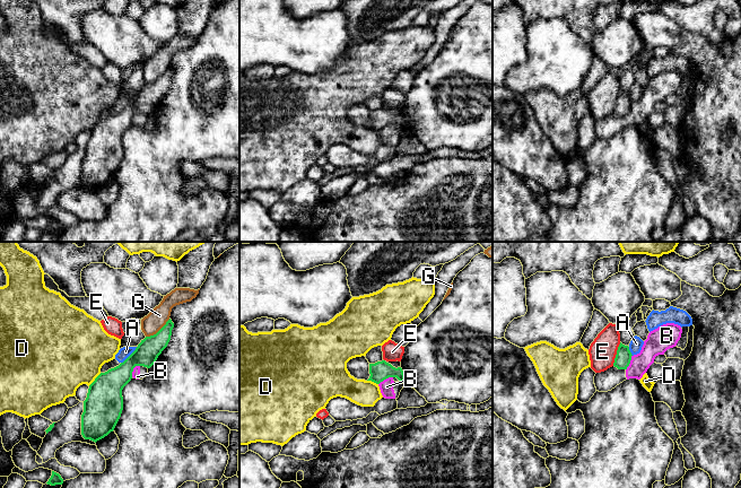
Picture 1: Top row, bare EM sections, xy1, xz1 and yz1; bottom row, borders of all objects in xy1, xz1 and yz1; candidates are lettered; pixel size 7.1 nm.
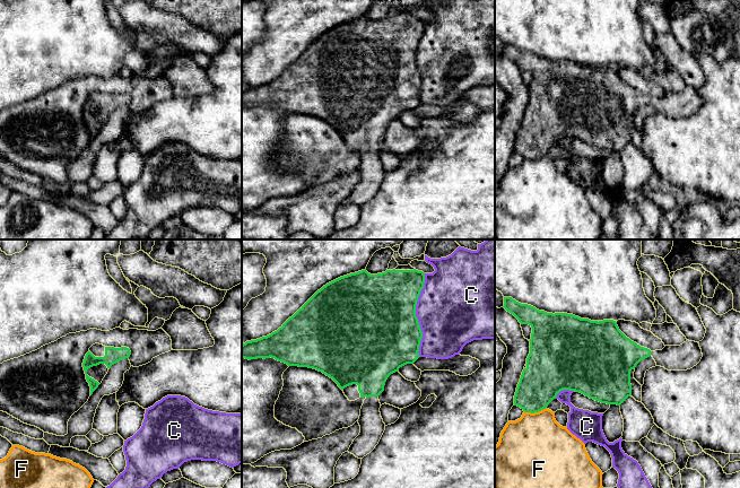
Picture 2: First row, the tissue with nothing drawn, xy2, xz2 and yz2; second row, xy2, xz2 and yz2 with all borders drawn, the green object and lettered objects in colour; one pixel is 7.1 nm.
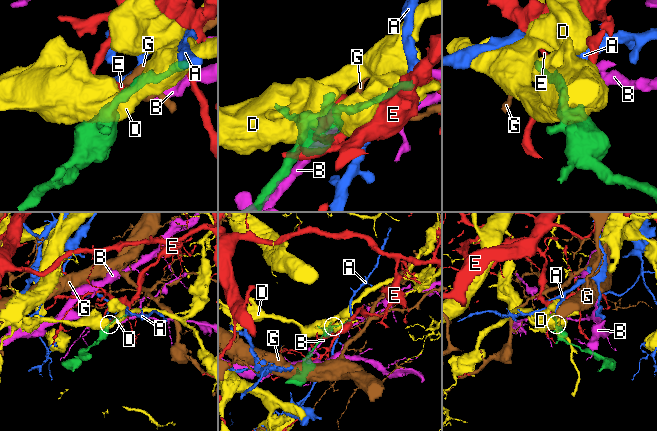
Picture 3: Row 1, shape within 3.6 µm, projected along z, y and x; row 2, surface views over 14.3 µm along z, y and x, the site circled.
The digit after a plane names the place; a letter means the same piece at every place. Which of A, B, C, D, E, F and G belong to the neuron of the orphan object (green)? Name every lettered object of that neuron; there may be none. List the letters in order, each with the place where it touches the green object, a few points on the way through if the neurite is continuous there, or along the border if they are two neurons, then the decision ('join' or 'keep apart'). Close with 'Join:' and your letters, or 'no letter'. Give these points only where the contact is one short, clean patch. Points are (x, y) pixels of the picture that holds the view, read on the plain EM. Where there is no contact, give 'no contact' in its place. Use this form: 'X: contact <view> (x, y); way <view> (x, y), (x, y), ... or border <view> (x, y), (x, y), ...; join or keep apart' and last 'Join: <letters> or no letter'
A: contact xy1 (130, 102); border xy1 (137, 94), (121, 110); keep apart
B: contact xy1 (132, 116); border xy1 (139, 112), (133, 115), (131, 123); keep apart
C: contact xz2 (415, 62); keep apart
D: contact xy1 (95, 127); keep apart
E: contact yz1 (617, 101); keep apart
F: contact yz2 (534, 158); keep apart
G: contact xy1 (158, 78); keep apart
Join: no letter

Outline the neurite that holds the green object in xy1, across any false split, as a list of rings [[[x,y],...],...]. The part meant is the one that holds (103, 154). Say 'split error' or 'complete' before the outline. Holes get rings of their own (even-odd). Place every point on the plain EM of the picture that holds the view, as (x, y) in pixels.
complete; [[[169,66],[154,82],[146,84],[119,113],[101,120],[89,132],[81,162],[81,182],[97,189],[114,177],[123,157],[123,134],[136,113],[150,115],[167,94],[174,70]]]

